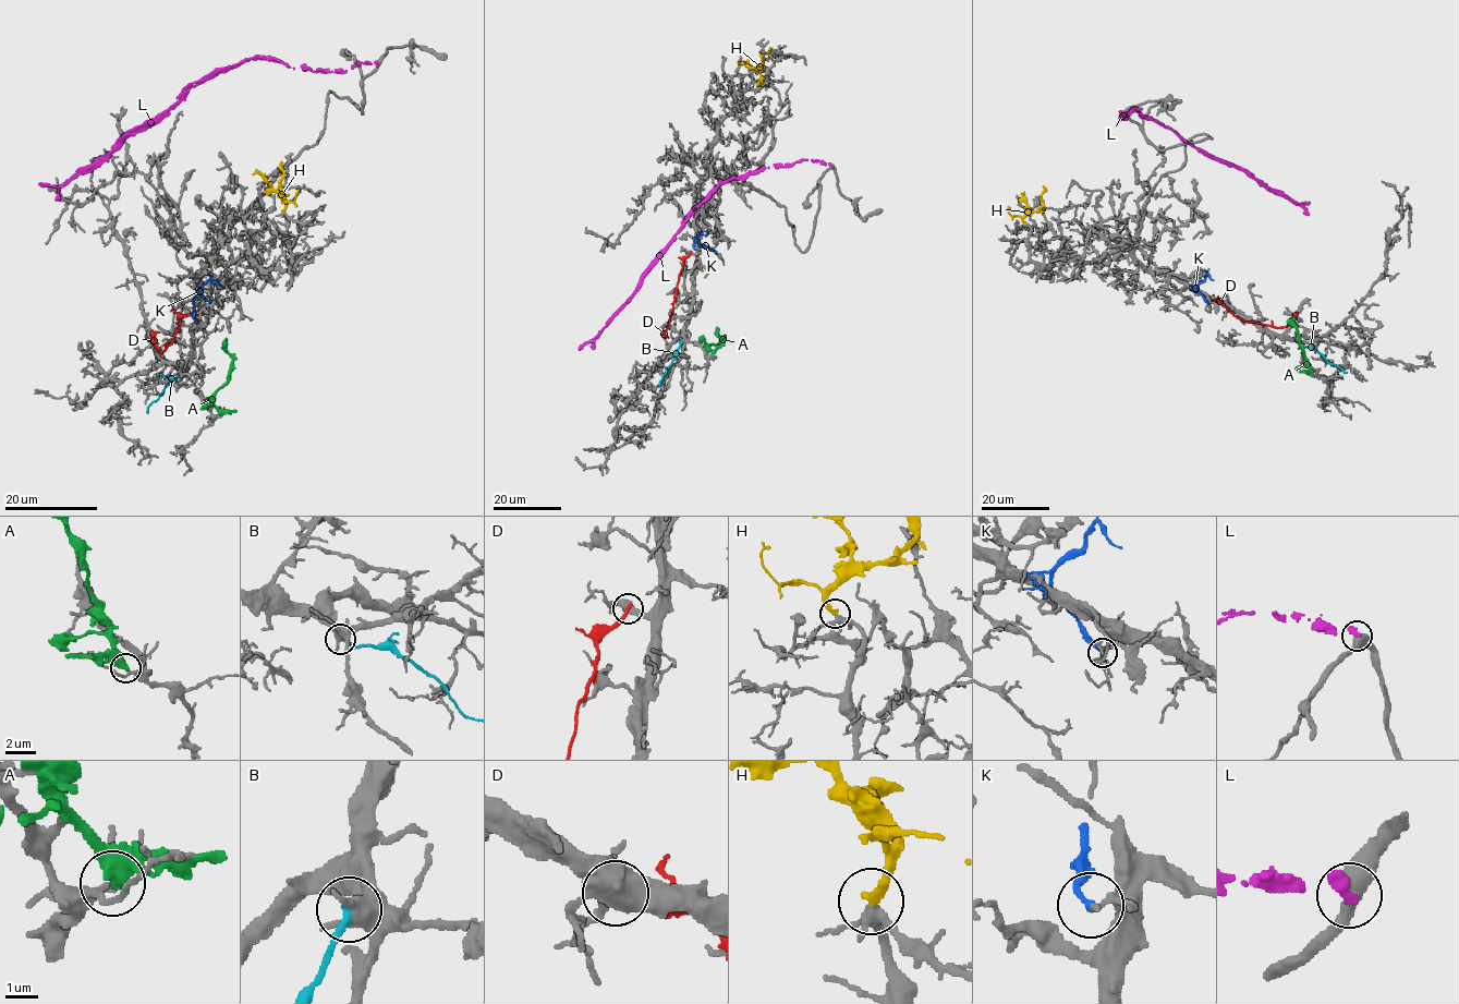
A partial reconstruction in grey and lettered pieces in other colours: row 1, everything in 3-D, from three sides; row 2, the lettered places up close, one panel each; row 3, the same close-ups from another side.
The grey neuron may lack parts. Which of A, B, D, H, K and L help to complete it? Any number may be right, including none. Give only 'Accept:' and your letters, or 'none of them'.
Accept: H

